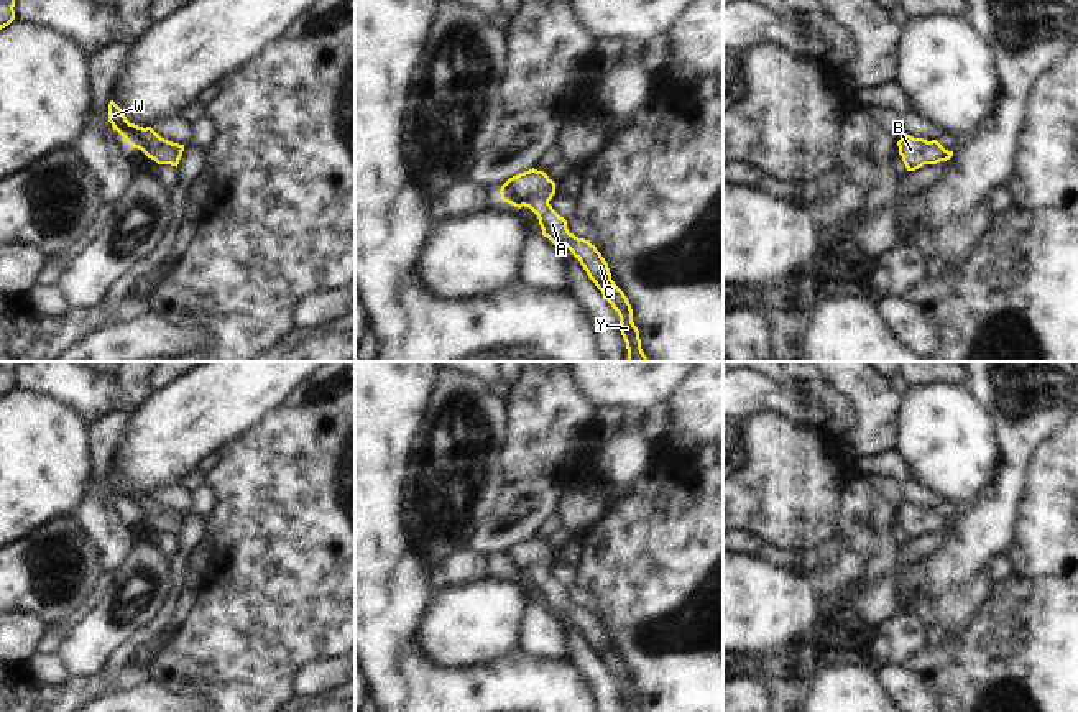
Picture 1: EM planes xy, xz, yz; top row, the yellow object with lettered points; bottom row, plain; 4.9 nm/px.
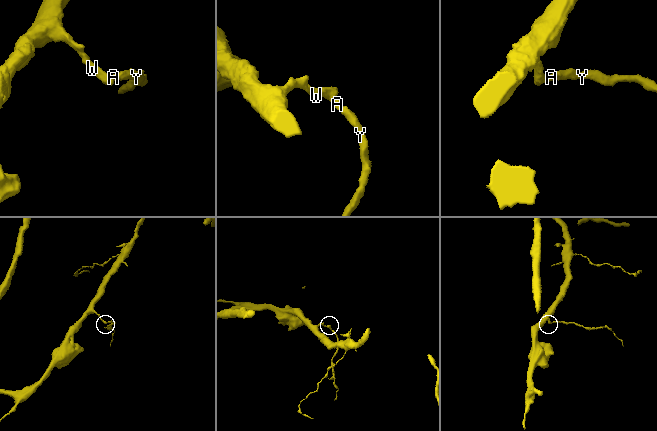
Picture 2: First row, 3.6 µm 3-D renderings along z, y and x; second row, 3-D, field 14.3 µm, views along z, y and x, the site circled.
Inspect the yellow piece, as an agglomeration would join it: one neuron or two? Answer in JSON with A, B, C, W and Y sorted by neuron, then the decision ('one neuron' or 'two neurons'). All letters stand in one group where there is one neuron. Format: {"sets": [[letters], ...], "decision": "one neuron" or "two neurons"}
{"sets": [["A", "B", "C", "W", "Y"]], "decision": "one neuron"}

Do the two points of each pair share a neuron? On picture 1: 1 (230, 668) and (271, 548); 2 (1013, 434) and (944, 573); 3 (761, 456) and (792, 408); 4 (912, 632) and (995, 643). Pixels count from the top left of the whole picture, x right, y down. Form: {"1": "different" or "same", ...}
{"1": "same", "2": "same", "3": "different", "4": "different"}

